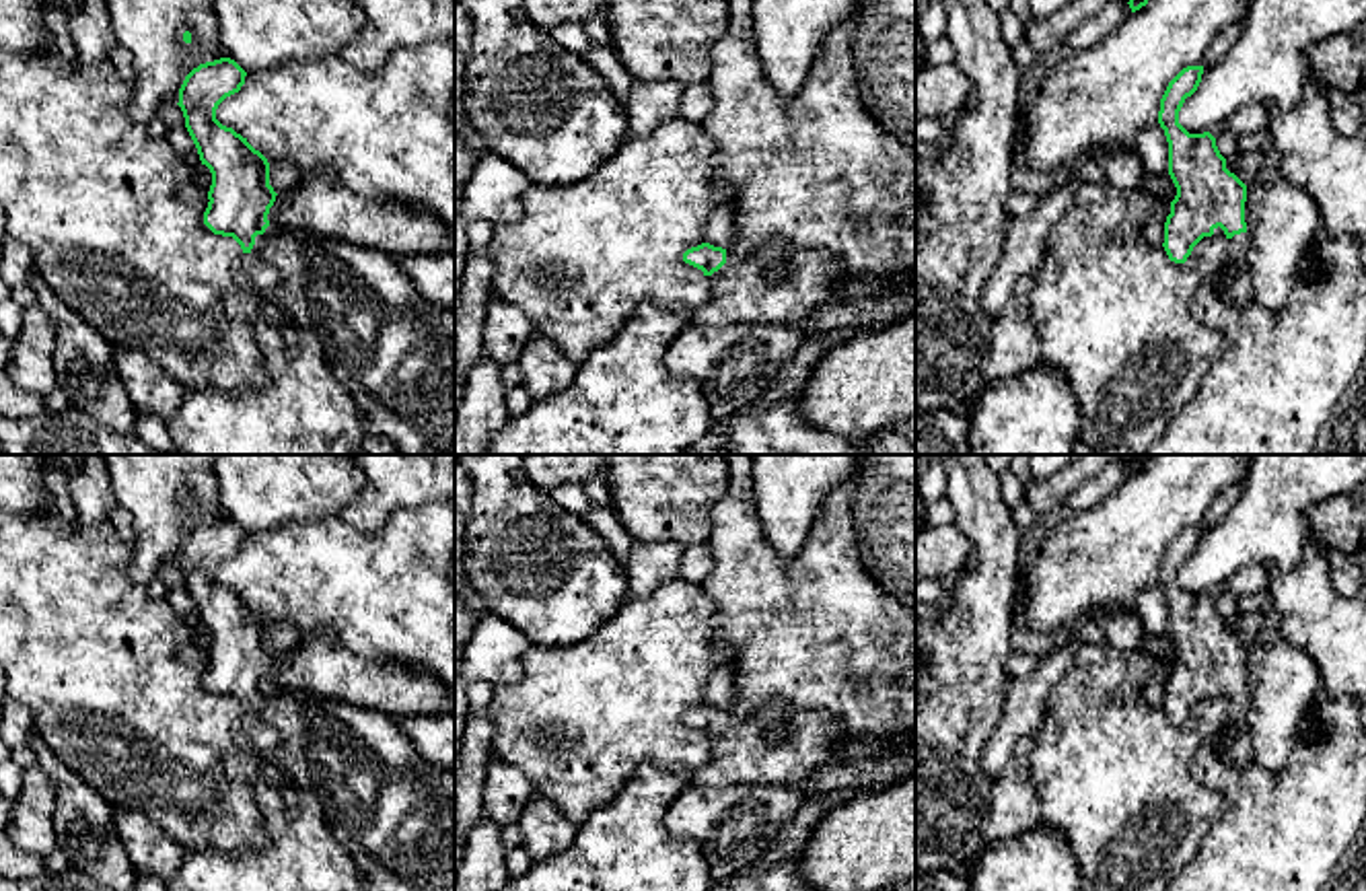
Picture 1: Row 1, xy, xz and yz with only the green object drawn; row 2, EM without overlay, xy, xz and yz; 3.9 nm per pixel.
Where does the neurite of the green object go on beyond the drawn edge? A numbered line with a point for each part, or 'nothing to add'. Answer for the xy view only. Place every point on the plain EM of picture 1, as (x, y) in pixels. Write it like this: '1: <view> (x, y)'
1: xy (393, 811)

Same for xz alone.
1: xz (780, 745)

